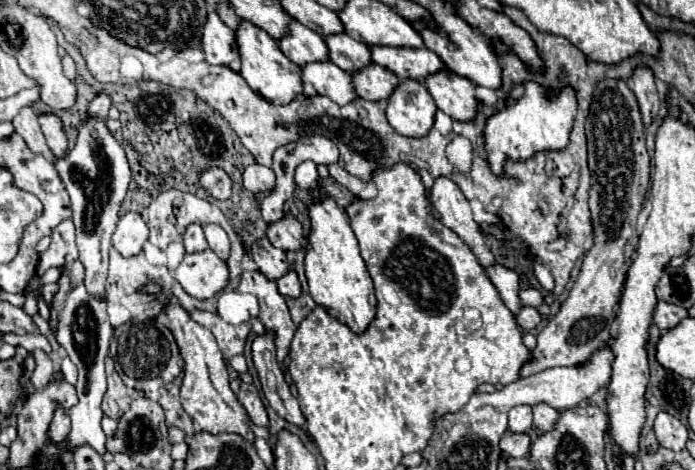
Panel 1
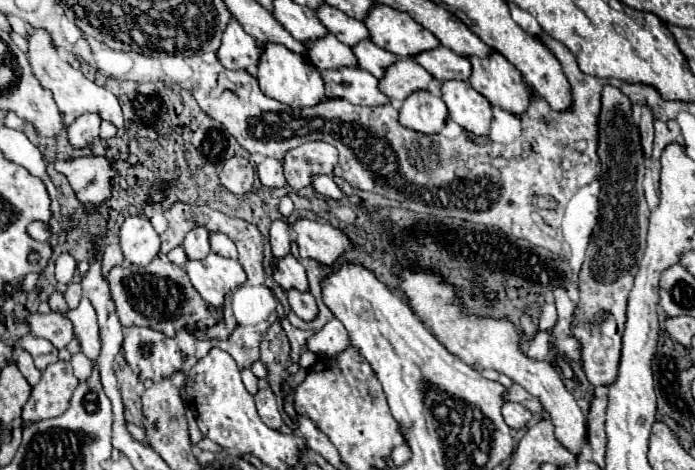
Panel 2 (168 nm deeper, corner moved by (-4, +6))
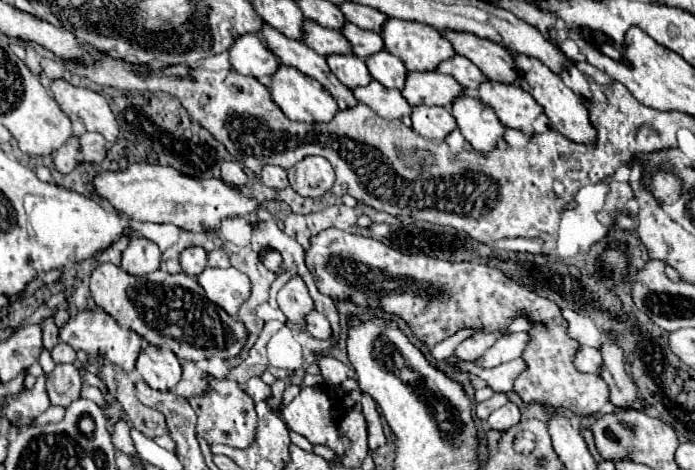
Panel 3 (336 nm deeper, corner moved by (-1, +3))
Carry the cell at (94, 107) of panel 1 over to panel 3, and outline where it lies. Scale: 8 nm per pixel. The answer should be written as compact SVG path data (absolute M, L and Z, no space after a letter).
M73 135L59 151L55 151L53 153L53 161L55 161L55 167L57 167L57 171L61 171L61 173L69 173L69 171L73 171L75 169L75 165L77 165L77 161L75 161L75 157L81 153L81 147L79 147L79 137L77 135Z

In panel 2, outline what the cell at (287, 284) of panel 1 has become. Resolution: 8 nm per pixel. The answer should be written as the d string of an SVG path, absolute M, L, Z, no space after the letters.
M294 290L294 292L286 292L286 296L288 296L288 302L290 302L294 314L298 318L302 318L304 322L310 322L318 316L318 306L316 306L316 300L310 292Z

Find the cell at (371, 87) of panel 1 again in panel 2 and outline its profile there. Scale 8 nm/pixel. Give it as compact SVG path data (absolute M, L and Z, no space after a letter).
M398 60L390 68L386 68L386 76L380 80L382 92L390 100L406 100L412 92L428 90L428 84L434 80L434 76L424 70L418 62L410 60Z

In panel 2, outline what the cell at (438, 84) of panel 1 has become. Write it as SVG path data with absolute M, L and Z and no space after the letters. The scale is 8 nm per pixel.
M464 80L442 82L442 98L448 106L450 118L460 124L466 132L474 136L488 136L492 124L492 106L490 102L476 92Z

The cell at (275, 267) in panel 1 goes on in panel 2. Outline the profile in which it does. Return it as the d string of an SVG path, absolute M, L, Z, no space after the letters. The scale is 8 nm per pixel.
M286 256L286 260L282 260L282 264L278 264L278 268L274 270L274 280L278 282L278 286L286 292L286 290L300 290L300 292L308 292L308 280L306 280L306 272L304 266L294 258L294 256Z

